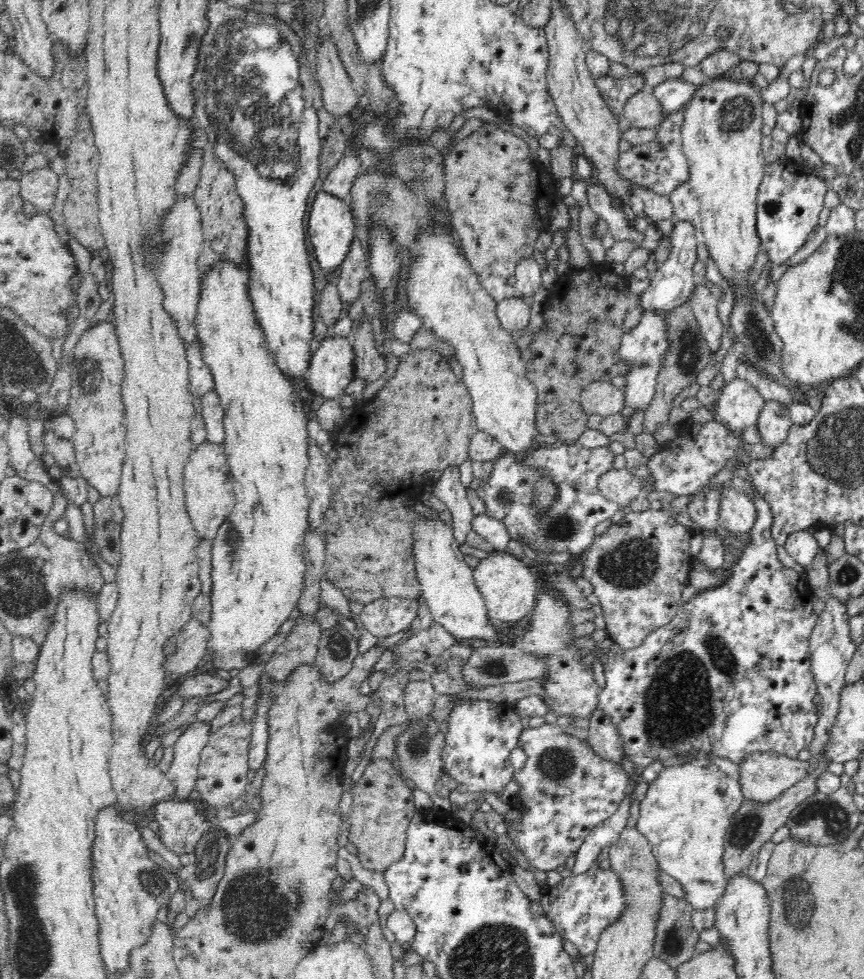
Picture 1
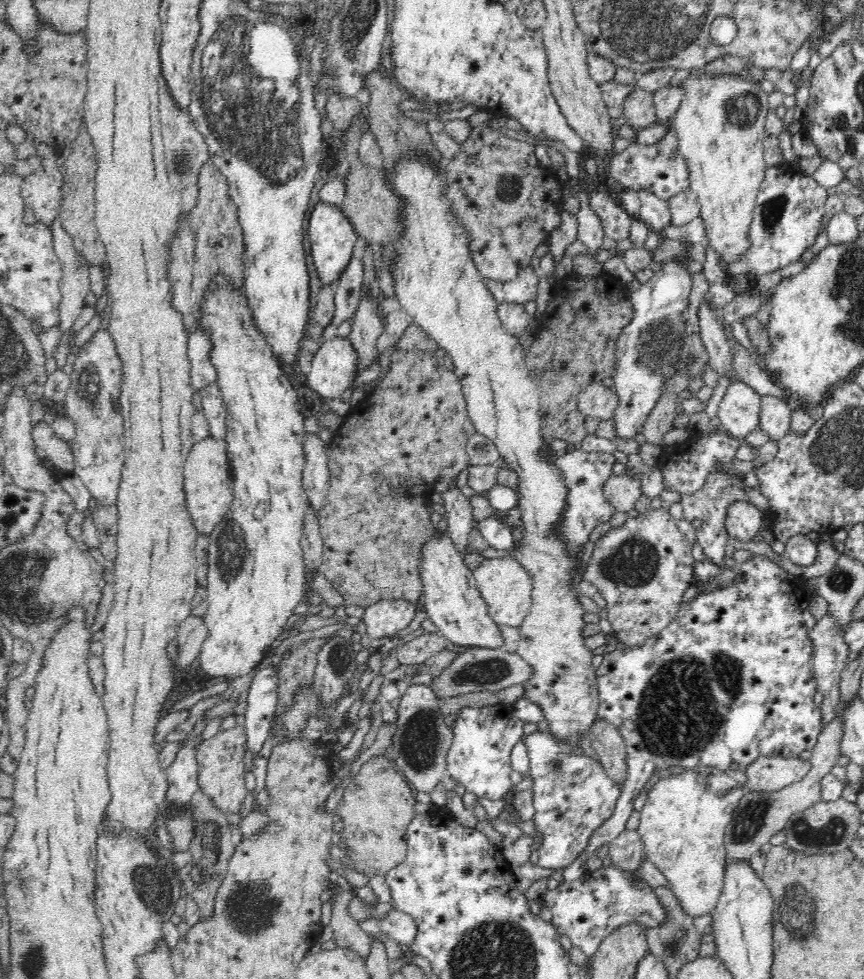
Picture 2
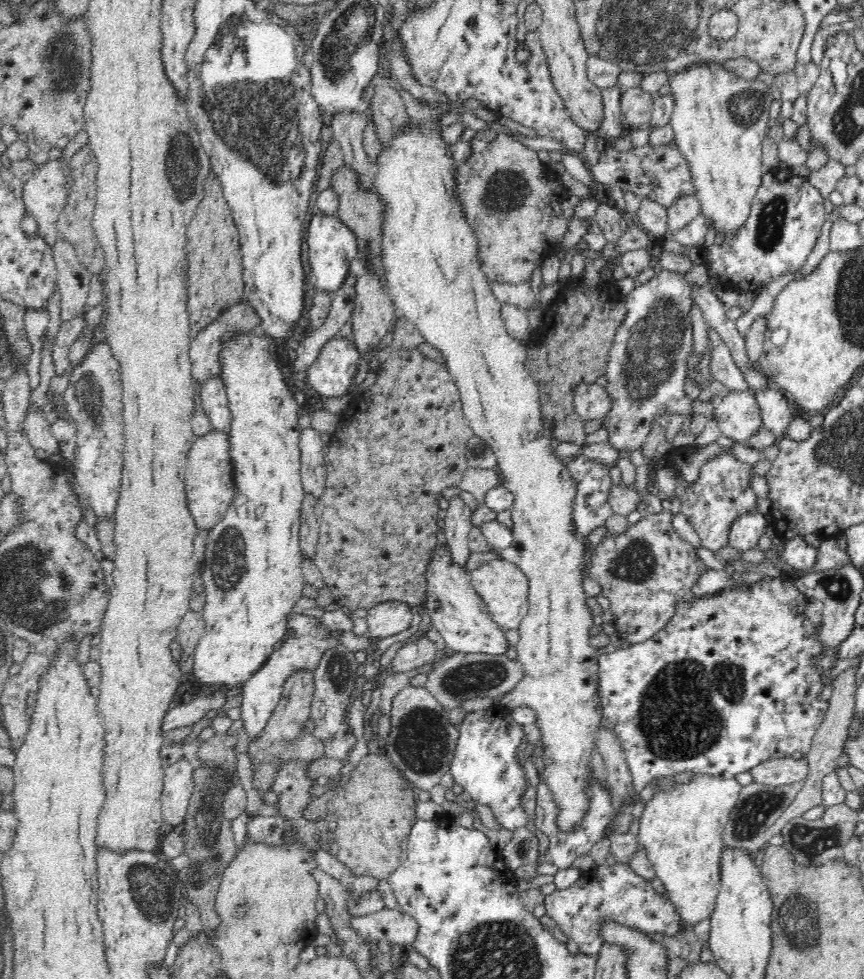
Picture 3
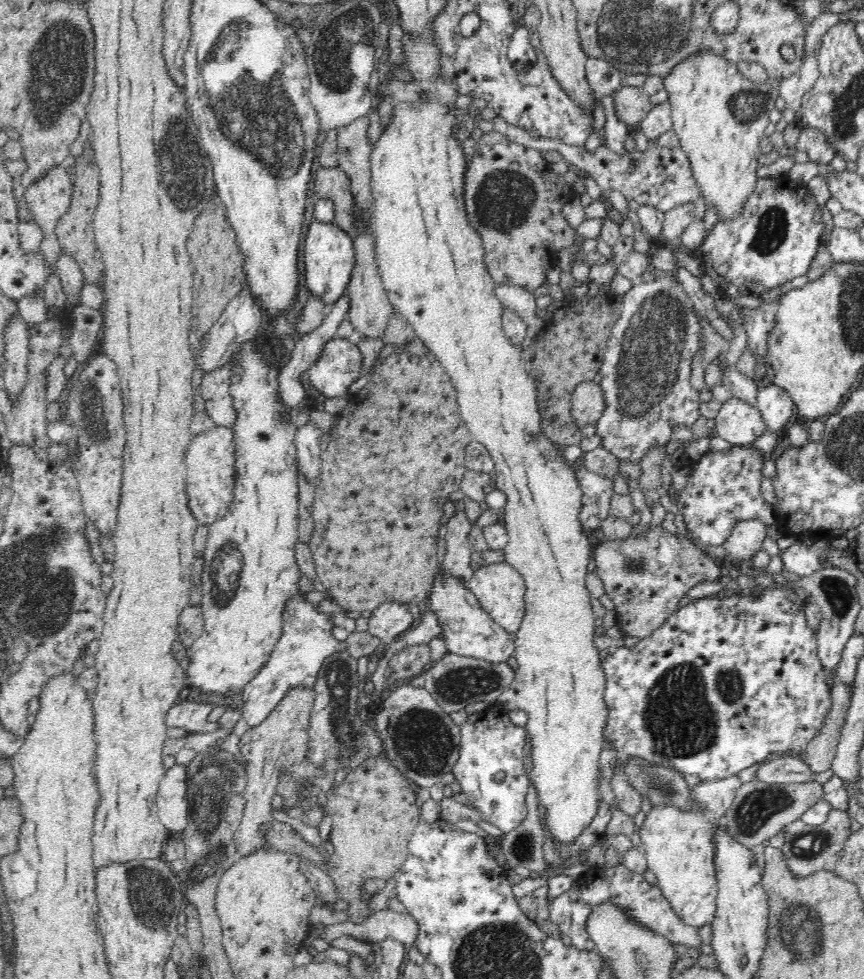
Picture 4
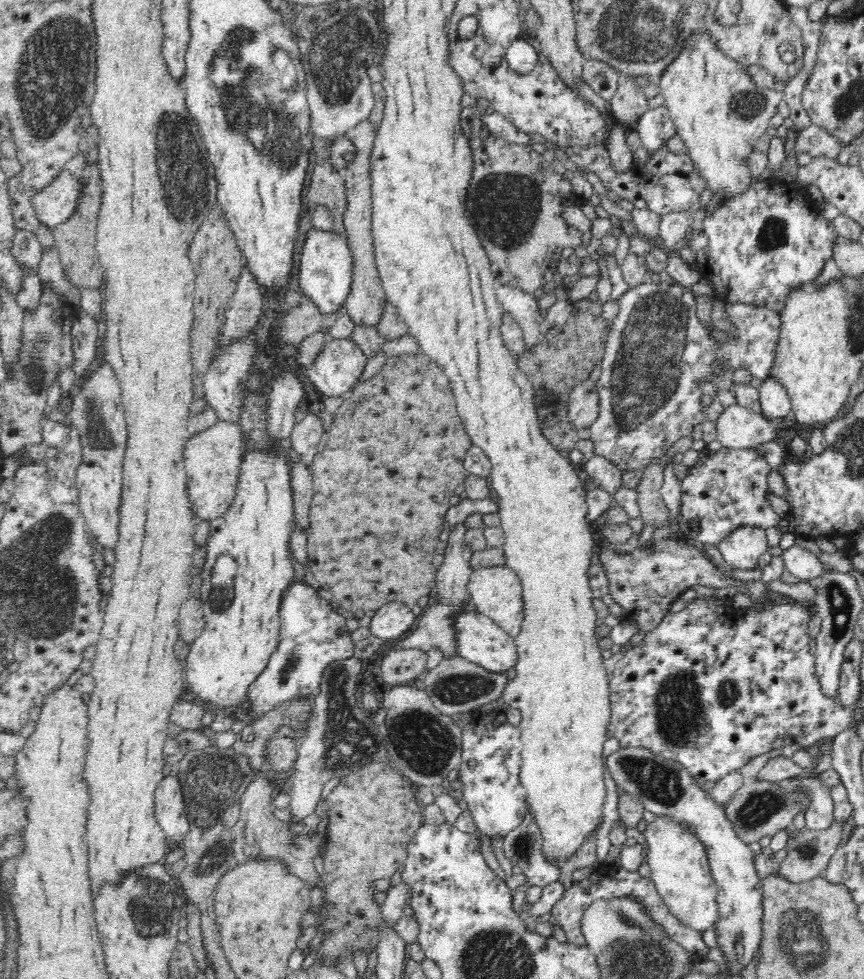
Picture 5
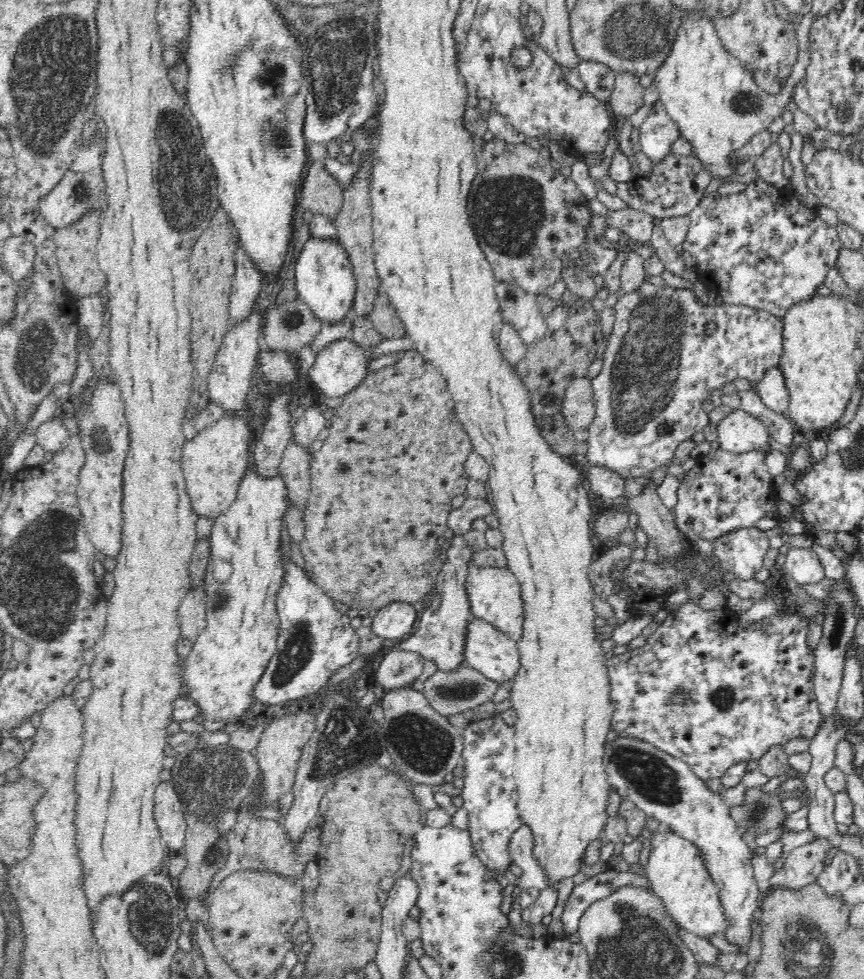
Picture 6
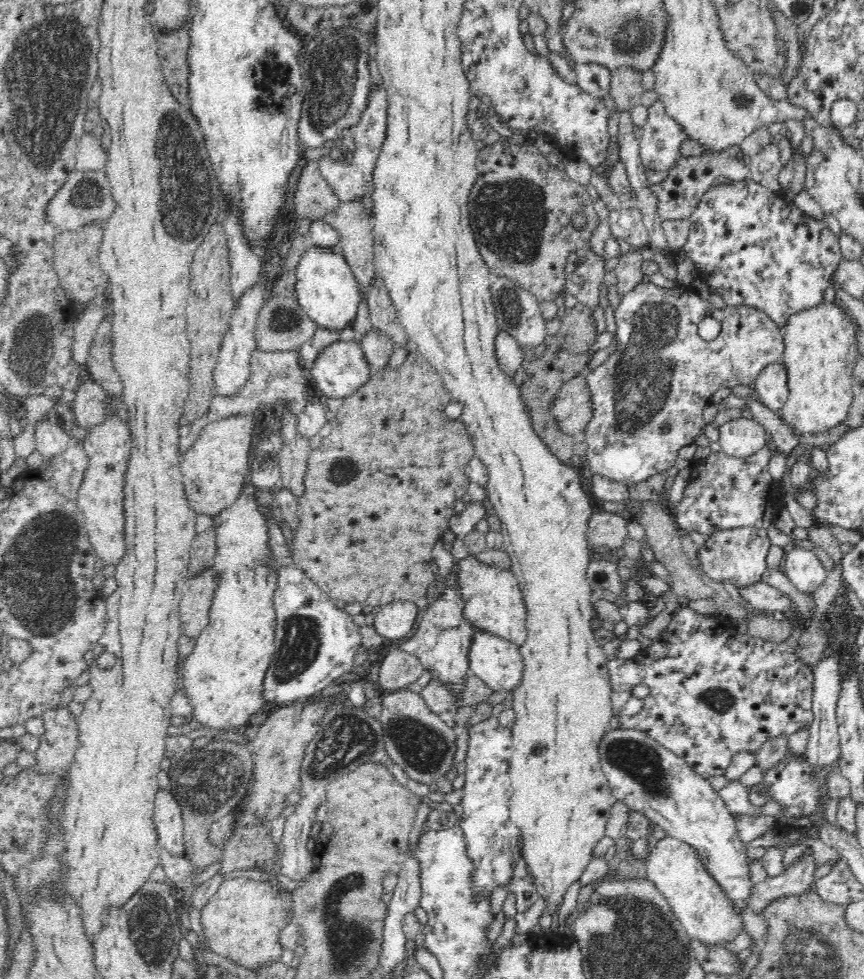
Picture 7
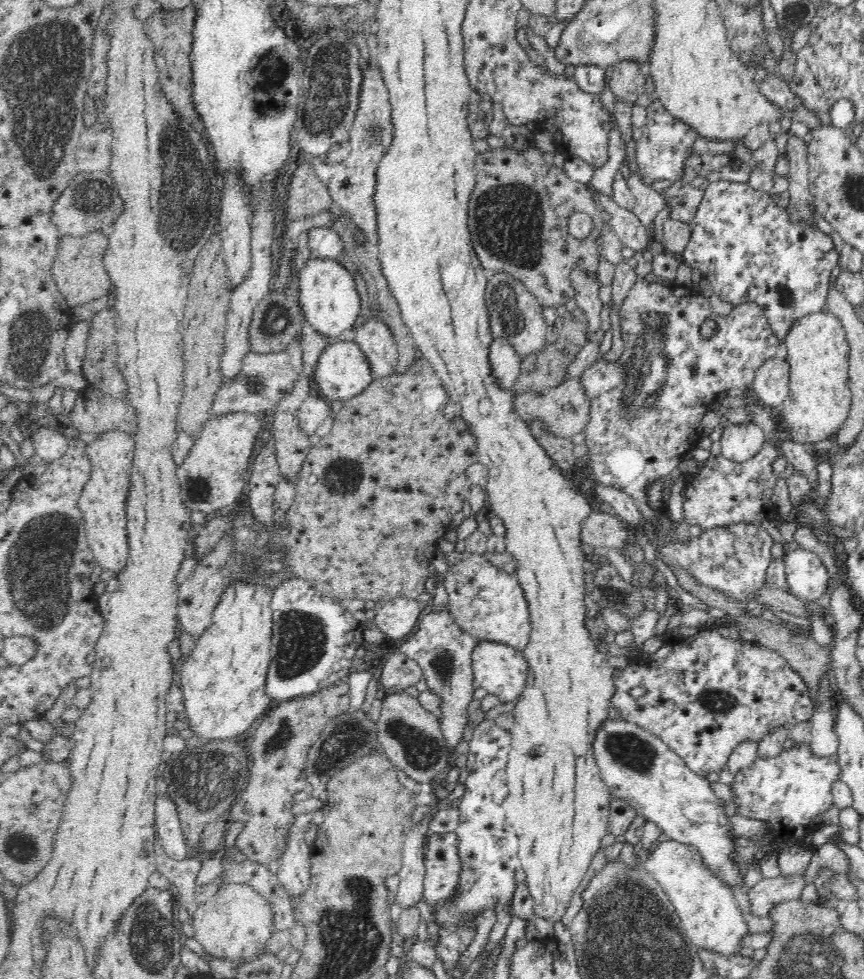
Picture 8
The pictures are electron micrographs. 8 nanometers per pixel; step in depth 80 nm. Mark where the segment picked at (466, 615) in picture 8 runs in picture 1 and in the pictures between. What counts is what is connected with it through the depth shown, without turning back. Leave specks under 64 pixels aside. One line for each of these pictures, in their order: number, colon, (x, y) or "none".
1: (508, 587)
2: (504, 584)
3: (504, 588)
4: (499, 588)
5: (496, 592)
6: (494, 594)
7: (492, 601)

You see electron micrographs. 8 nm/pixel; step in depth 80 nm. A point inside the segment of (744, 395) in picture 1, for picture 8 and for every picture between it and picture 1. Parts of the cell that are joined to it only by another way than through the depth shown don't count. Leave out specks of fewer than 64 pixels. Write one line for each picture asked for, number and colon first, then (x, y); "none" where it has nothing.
2: (739, 411)
3: (738, 416)
4: (740, 424)
5: (738, 428)
6: (739, 432)
7: (739, 438)
8: (738, 443)

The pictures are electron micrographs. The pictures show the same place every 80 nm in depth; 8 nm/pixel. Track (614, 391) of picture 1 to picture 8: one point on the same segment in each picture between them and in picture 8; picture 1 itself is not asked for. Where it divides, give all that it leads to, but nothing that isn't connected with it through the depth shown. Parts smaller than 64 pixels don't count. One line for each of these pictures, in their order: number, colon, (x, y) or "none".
2: (595, 400)
3: (591, 402)
4: (587, 402)
5: (582, 405)
6: (578, 407)
7: (572, 408)
8: (564, 410)

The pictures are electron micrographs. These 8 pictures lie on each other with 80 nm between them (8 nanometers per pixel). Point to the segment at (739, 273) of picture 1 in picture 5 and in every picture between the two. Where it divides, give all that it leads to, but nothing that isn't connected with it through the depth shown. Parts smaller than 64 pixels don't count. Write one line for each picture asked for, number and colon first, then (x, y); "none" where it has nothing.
2: (719, 124)
3: (719, 119)
4: (719, 115)
5: (719, 112)

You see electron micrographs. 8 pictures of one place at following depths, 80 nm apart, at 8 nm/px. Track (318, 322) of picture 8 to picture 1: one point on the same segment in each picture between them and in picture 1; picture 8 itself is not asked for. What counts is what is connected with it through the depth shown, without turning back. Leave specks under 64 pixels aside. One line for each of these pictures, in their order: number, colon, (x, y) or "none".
1: (331, 227)
2: (333, 240)
3: (332, 246)
4: (329, 257)
5: (326, 266)
6: (325, 282)
7: (328, 292)

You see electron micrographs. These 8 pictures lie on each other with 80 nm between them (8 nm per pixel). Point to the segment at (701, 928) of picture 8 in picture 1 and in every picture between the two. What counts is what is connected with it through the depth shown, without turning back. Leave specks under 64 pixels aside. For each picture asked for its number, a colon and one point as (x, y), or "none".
1: (687, 809)
2: (682, 825)
3: (681, 829)
4: (678, 844)
5: (680, 870)
6: (676, 871)
7: (700, 904)

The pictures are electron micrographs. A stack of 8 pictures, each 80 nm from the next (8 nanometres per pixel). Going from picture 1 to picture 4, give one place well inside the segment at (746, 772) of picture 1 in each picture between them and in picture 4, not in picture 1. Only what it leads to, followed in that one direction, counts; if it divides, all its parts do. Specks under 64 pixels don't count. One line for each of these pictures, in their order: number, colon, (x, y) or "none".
2: (766, 775)
3: (787, 771)
4: (788, 771)

